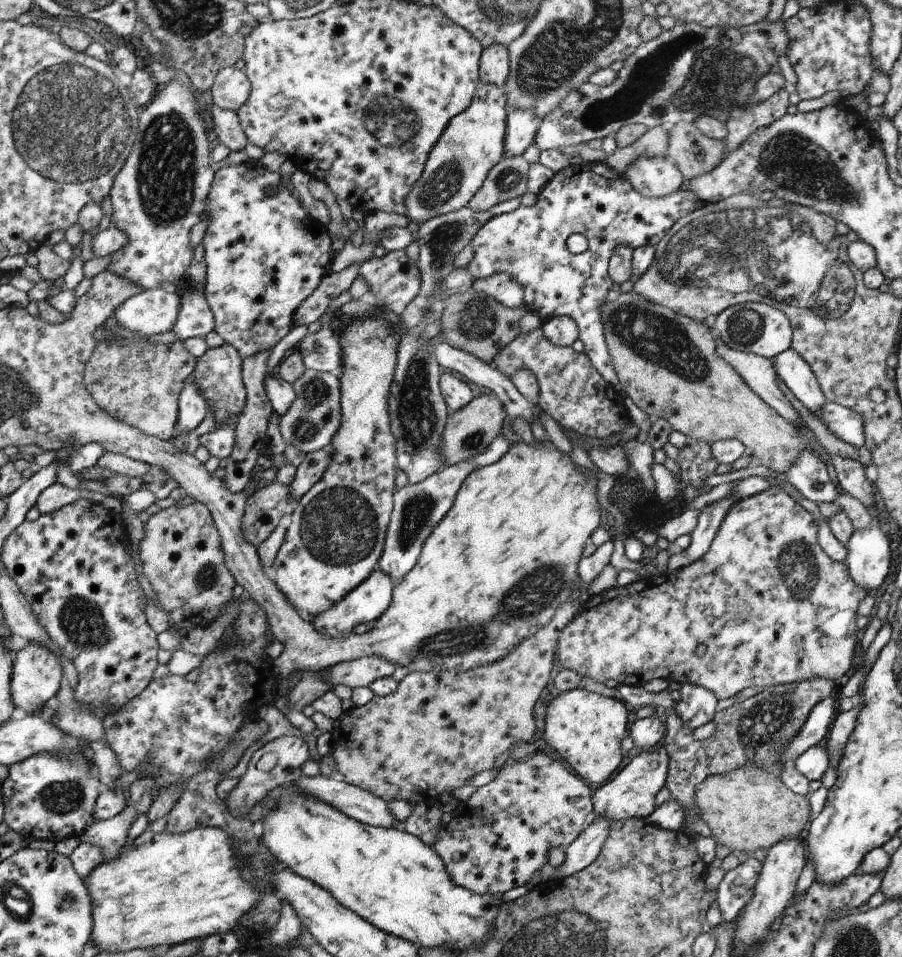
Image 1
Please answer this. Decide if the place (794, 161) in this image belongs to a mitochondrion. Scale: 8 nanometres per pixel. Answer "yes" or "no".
yes

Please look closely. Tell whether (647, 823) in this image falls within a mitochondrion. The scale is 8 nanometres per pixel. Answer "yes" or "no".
no

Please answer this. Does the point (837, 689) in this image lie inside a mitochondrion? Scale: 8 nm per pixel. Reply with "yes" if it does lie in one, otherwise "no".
no

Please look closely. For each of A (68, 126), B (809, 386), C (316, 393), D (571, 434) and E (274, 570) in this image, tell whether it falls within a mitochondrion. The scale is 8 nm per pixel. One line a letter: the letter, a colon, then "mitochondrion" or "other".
A: mitochondrion
B: other
C: mitochondrion
D: other
E: other

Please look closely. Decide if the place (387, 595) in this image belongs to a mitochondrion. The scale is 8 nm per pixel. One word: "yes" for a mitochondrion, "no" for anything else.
no

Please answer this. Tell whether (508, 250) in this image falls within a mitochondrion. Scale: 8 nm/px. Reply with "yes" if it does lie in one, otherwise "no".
yes

